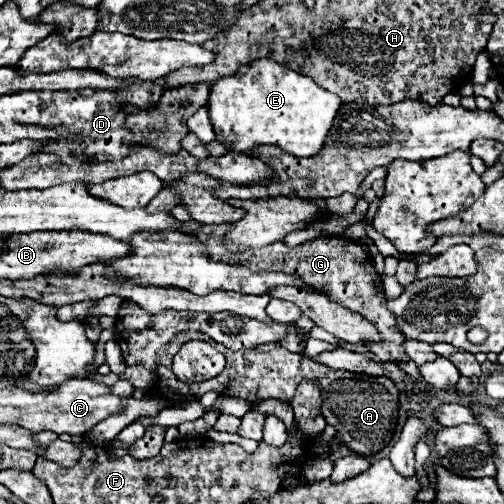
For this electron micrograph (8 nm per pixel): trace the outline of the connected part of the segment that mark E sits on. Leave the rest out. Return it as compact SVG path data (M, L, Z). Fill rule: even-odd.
M260 58L212 84L208 112L218 140L234 152L246 154L256 146L272 144L302 158L314 156L322 148L340 104L336 94L320 88L312 78L274 60Z

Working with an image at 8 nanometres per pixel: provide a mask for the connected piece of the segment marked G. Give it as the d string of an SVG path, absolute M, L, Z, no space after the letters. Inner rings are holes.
M210 224L210 226L200 226L194 232L194 238L198 238L204 246L206 246L206 254L212 260L220 260L226 264L244 264L248 266L252 272L286 272L286 274L294 274L300 276L304 280L304 284L316 288L318 292L322 292L324 296L328 296L328 300L332 300L334 304L350 310L350 312L358 312L362 318L366 318L368 322L372 322L376 326L376 330L380 332L380 342L366 342L368 352L372 352L380 362L400 362L406 360L408 356L404 356L404 352L400 352L400 344L406 340L402 336L402 332L396 328L396 318L392 316L392 312L386 308L386 296L382 290L382 278L374 268L372 256L368 252L364 252L364 248L352 240L346 240L342 236L322 236L310 242L304 242L296 248L288 248L284 242L272 242L260 250L246 250L242 254L230 254L224 248L224 232L230 228L230 224Z

